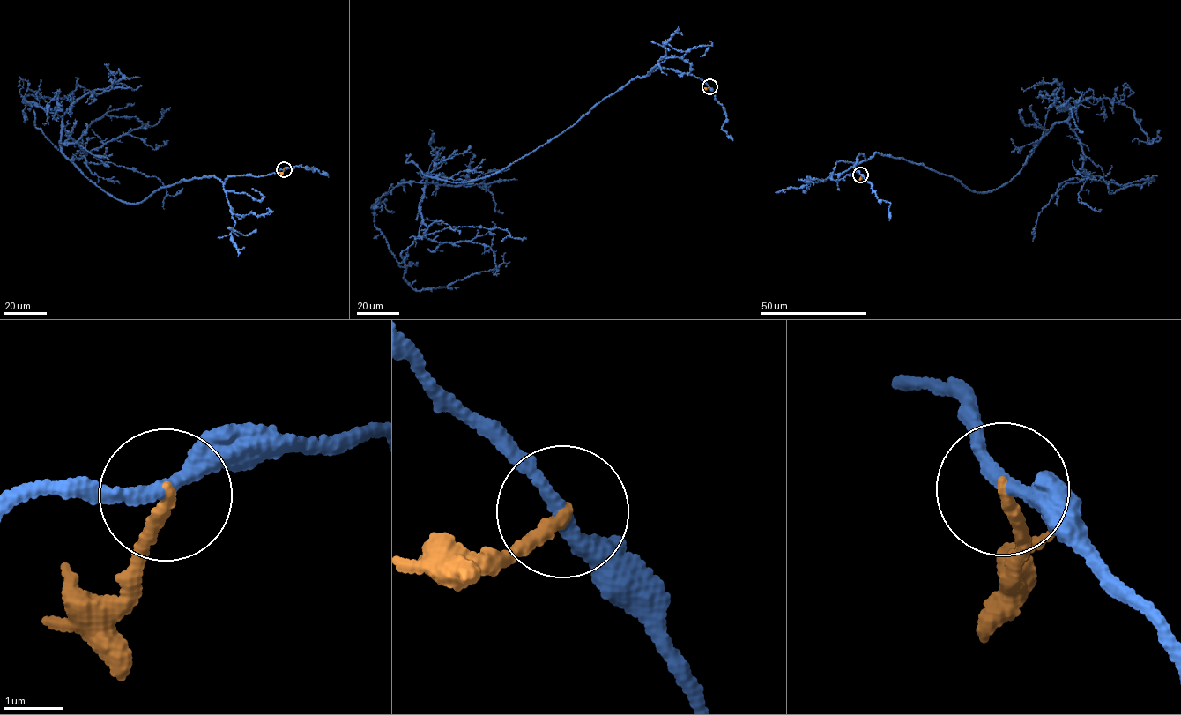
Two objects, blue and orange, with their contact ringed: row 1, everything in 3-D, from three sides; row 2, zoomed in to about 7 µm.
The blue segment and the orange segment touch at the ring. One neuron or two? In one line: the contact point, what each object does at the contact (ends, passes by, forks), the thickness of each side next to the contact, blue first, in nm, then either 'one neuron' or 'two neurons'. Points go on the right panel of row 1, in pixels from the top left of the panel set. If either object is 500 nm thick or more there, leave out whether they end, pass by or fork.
place (860, 175); blue passes by; orange ends; calibres 240 and 200 nm; two neurons

